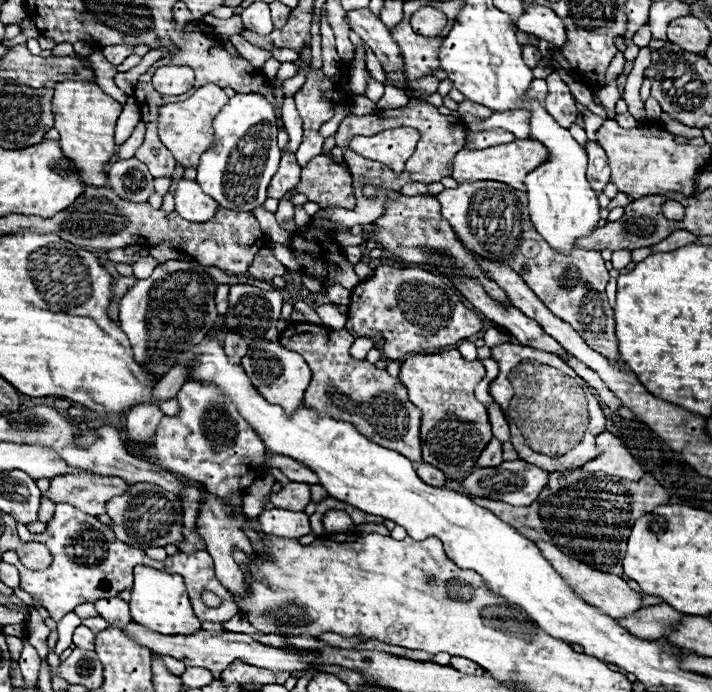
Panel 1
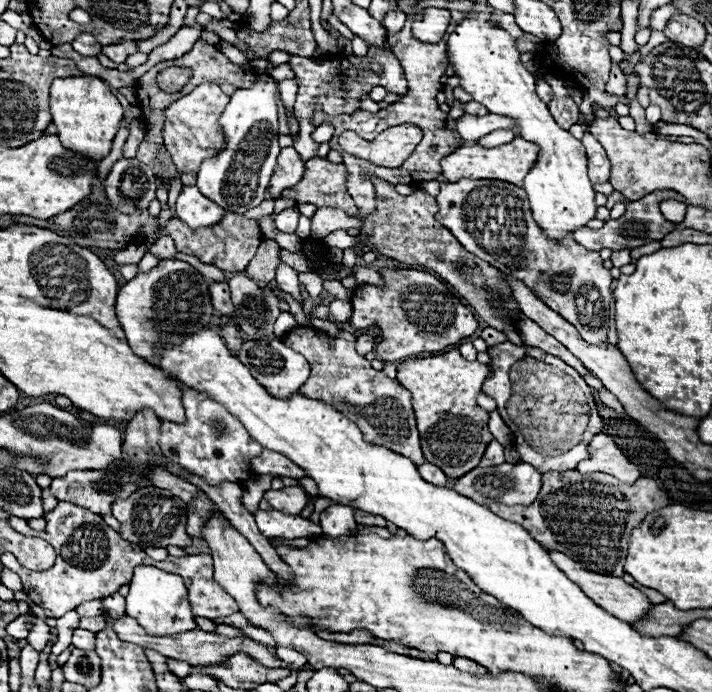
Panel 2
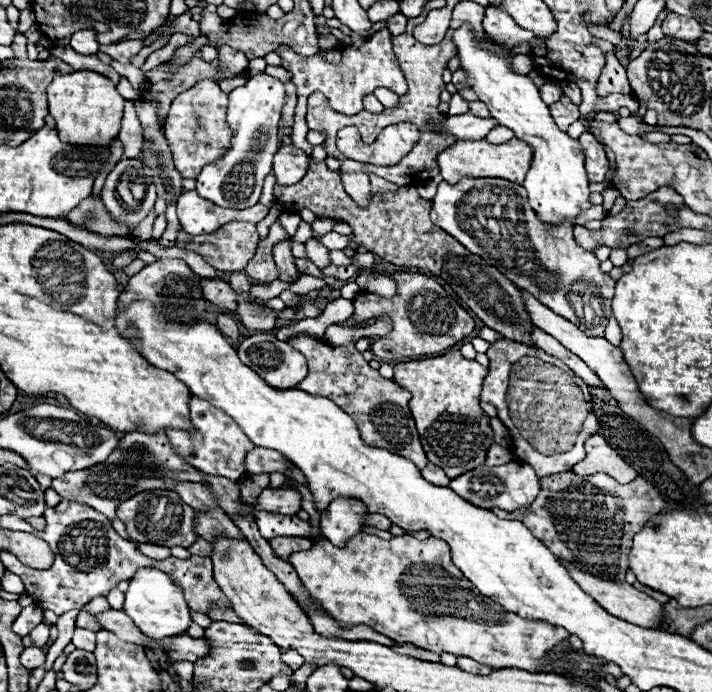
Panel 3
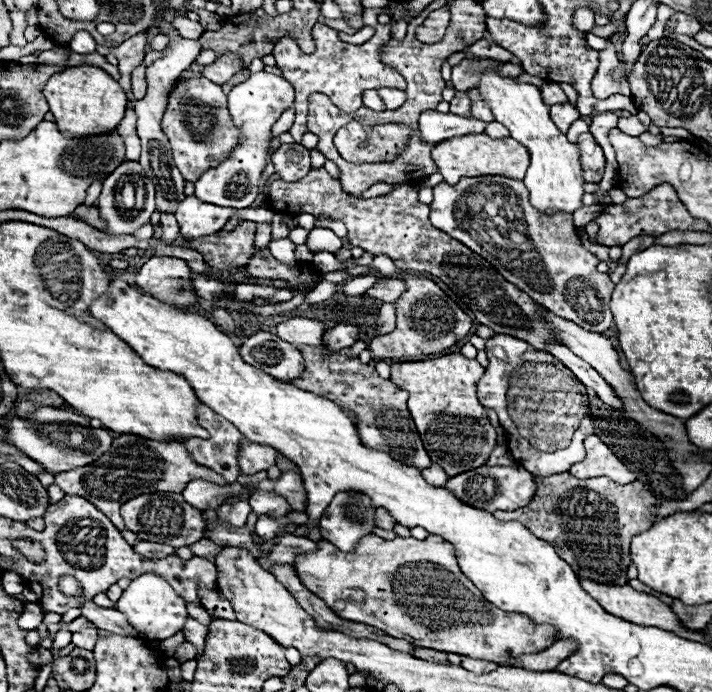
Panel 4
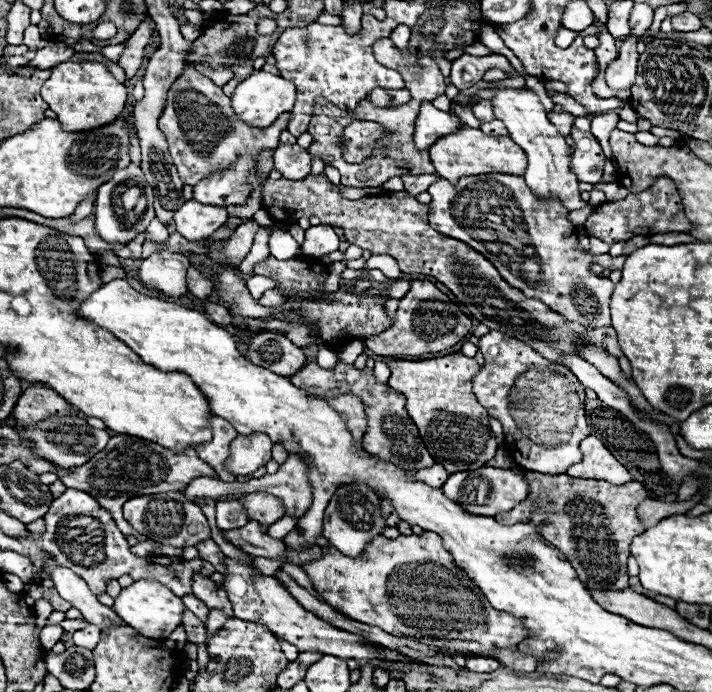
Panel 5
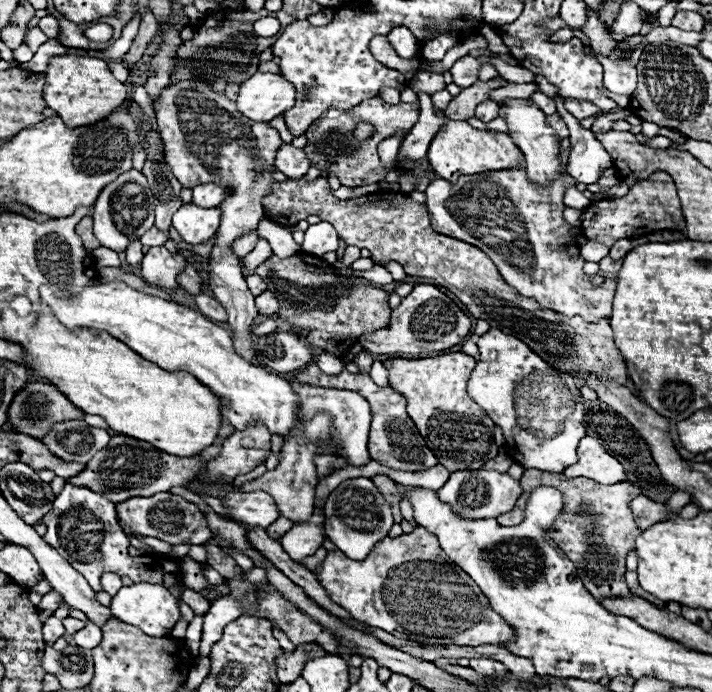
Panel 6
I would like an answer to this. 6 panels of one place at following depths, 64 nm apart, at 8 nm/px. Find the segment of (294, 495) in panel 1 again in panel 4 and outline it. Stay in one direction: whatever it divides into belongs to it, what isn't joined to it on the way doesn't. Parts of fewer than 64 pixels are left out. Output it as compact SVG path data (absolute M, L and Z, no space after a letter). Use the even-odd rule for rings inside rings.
M252 492L248 498L248 504L254 514L258 516L270 516L270 518L282 518L290 512L290 506L282 496L274 492Z

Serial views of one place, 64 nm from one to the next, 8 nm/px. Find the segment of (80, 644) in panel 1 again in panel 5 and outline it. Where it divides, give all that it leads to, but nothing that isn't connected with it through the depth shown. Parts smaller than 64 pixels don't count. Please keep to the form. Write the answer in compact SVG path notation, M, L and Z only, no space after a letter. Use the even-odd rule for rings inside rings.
M88 624L84 630L78 630L78 632L72 634L72 642L74 642L76 646L88 648L88 650L96 648L98 640L100 640L100 628L94 626L94 624Z

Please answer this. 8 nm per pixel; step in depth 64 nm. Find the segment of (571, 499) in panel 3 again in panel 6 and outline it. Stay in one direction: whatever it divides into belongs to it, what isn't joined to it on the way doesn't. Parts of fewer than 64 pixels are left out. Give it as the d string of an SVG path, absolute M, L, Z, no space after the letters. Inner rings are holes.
M526 470L520 478L522 494L514 506L512 512L498 518L500 524L520 524L524 518L524 504L526 496L538 486L538 484L554 484L560 492L564 492L564 510L562 516L554 522L550 528L552 540L566 552L570 560L574 560L574 566L578 568L578 574L586 586L586 590L596 598L610 598L610 596L632 596L626 582L624 582L624 558L630 550L636 548L636 538L642 534L634 522L634 516L626 502L636 498L640 490L634 484L618 482L612 486L602 486L590 478L578 476L578 478L566 478L564 474L556 472L542 472L542 470Z

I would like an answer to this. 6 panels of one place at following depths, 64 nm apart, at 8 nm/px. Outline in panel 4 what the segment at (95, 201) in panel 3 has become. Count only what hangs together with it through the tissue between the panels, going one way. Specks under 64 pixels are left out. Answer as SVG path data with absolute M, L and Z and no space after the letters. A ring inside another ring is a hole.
M80 206L74 214L76 214L78 218L82 218L84 222L92 224L92 226L98 228L98 230L104 228L104 224L102 224L102 220L100 220L100 216L98 216L98 208L96 208L96 206L92 206L92 208L84 208L84 206Z

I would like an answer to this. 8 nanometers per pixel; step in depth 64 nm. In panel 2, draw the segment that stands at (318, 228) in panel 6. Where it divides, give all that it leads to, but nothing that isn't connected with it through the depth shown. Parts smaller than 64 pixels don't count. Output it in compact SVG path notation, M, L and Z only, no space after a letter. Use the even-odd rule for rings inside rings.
M336 230L336 232L330 232L326 238L324 238L324 244L330 246L330 248L352 248L354 244L358 242L356 236L348 236L346 230Z

